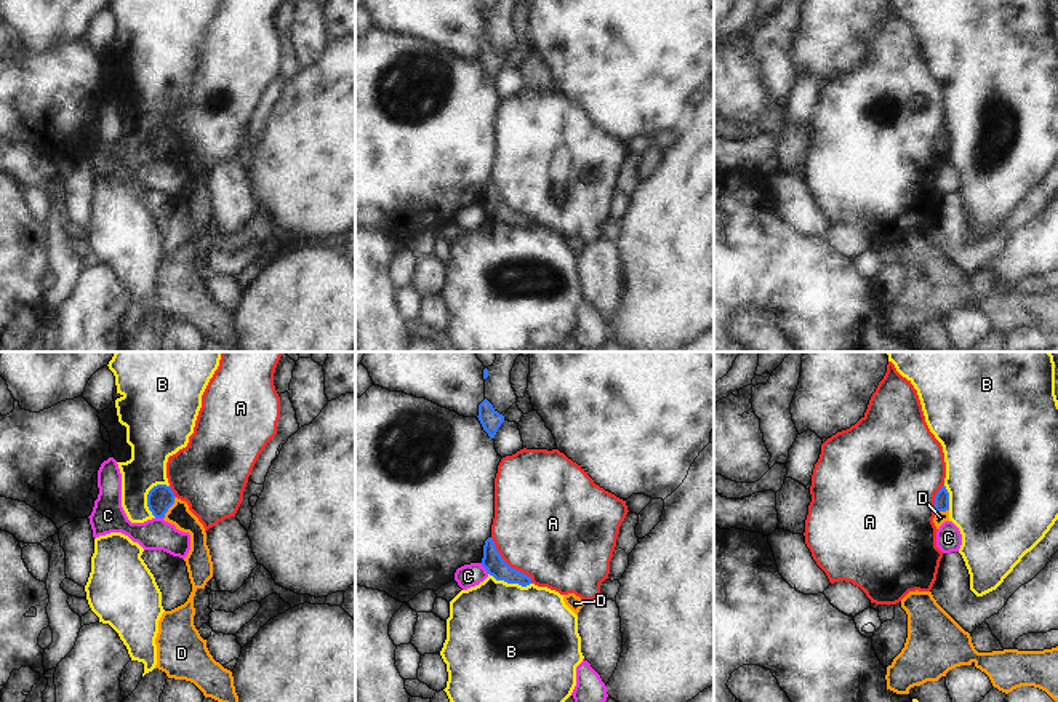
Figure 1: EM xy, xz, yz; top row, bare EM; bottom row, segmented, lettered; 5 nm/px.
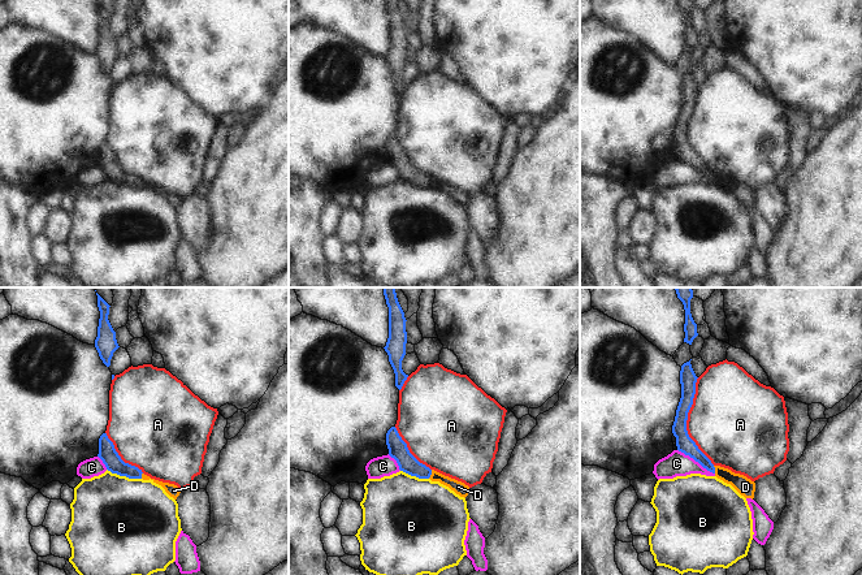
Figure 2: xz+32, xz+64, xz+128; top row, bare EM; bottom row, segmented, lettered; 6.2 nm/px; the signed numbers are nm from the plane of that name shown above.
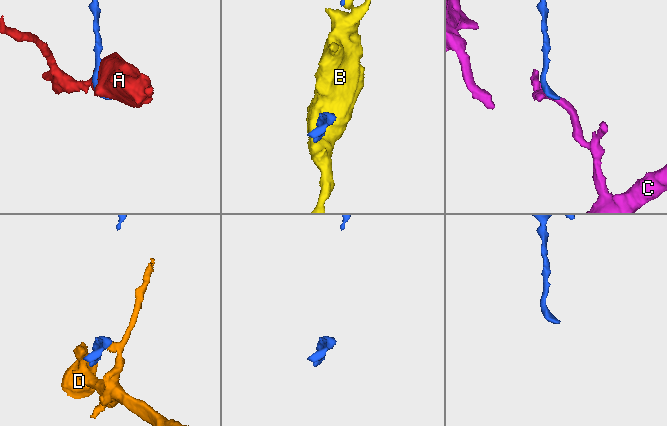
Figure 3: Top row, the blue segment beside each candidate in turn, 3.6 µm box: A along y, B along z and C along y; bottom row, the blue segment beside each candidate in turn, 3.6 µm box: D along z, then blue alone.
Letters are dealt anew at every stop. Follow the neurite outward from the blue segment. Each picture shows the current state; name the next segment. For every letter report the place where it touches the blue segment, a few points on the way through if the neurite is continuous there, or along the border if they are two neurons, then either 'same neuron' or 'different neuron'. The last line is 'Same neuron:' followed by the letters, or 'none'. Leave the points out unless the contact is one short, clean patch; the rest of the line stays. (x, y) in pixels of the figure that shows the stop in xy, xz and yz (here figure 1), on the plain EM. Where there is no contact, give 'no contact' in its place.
A: contact xz (506, 205); different neuron
B: contact xy (148, 138); border xy (165, 125), (157, 125), (148, 136), (148, 151), (156, 159); different neuron
C: contact xz (484, 208); border xz (480, 205), (488, 215); different neuron
D: contact xy (170, 147); border xy (175, 138), (164, 160); different neuron
Same neuron: none

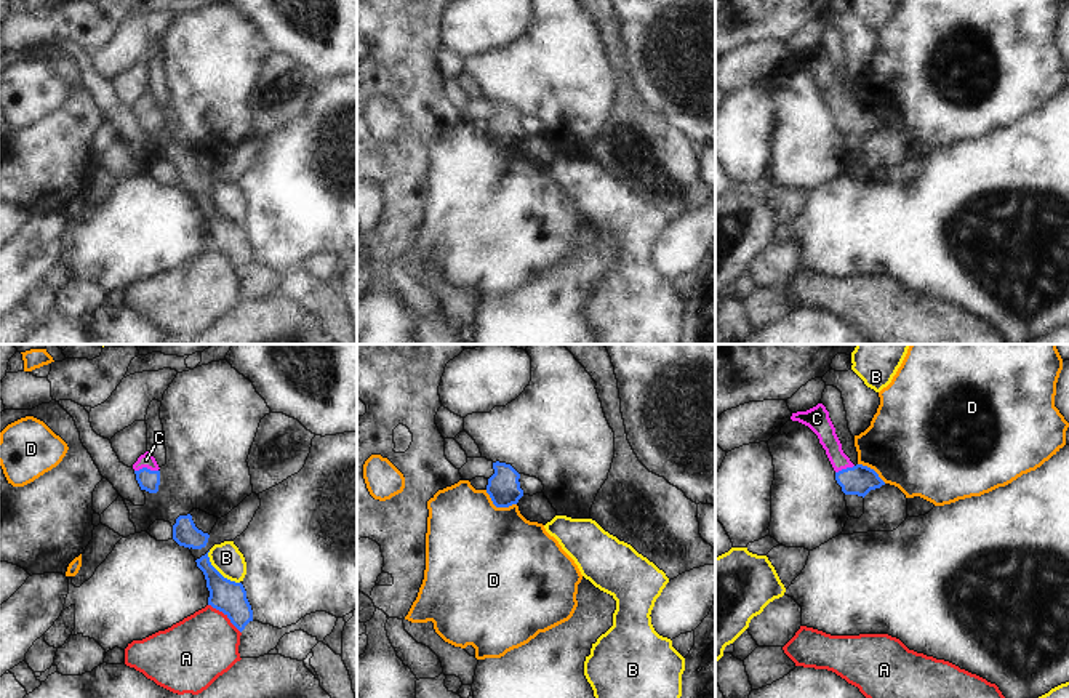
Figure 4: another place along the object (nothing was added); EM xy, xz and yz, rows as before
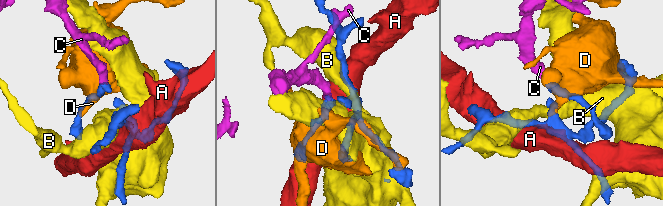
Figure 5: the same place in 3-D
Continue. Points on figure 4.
A: contact xy (228, 258); different neuron
B: contact xy (218, 213); different neuron
C: contact xy (146, 109); way xy (149, 122), (146, 109), (146, 101); same neuron
D: contact xz (498, 148); different neuron
Same neuron: C

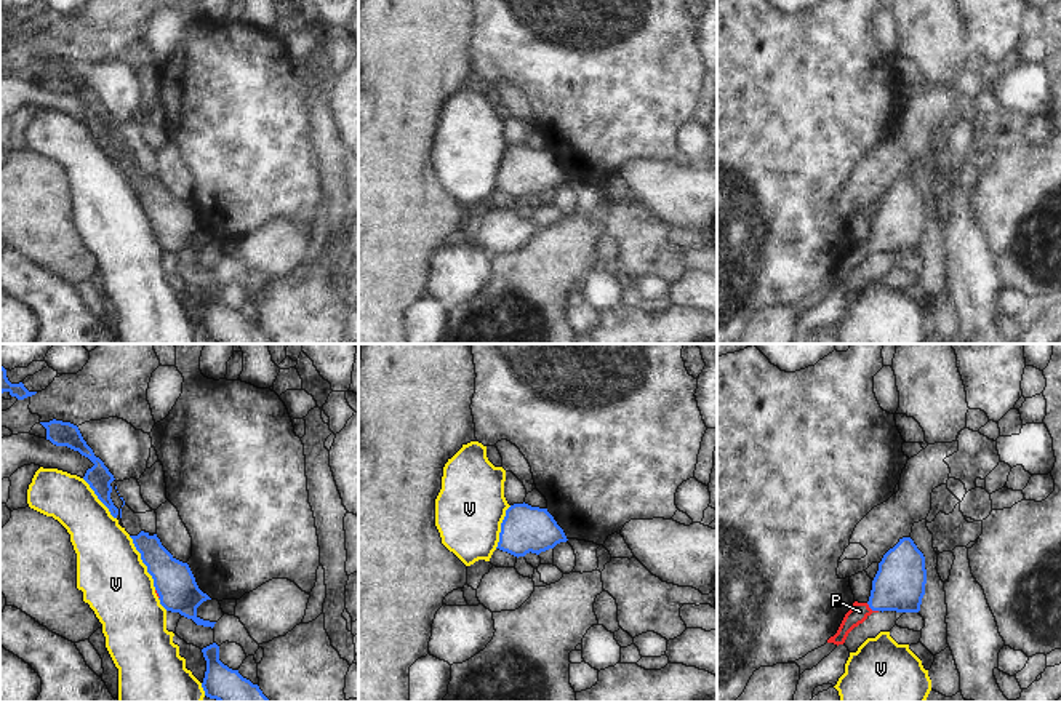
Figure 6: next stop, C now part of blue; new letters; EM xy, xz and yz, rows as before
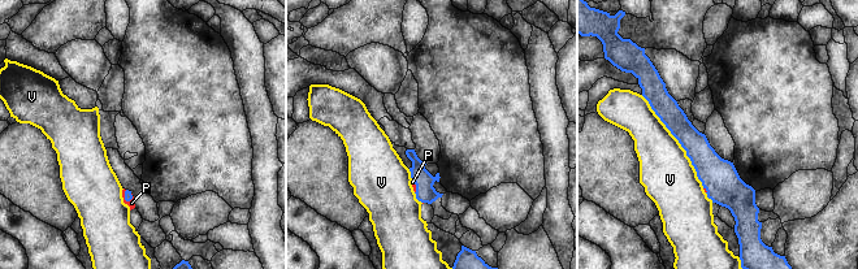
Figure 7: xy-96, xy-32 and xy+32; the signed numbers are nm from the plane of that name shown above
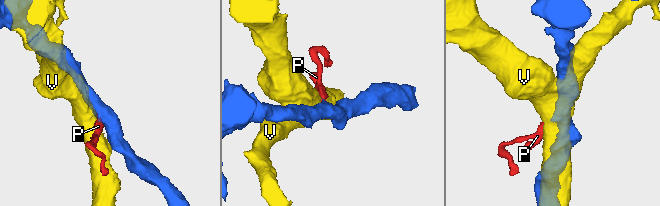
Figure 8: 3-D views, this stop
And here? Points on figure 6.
P: contact yz (872, 251); way yz (898, 227), (872, 251), (860, 253); same neuron
V: contact xy (143, 203); different neuron
Same neuron: P

